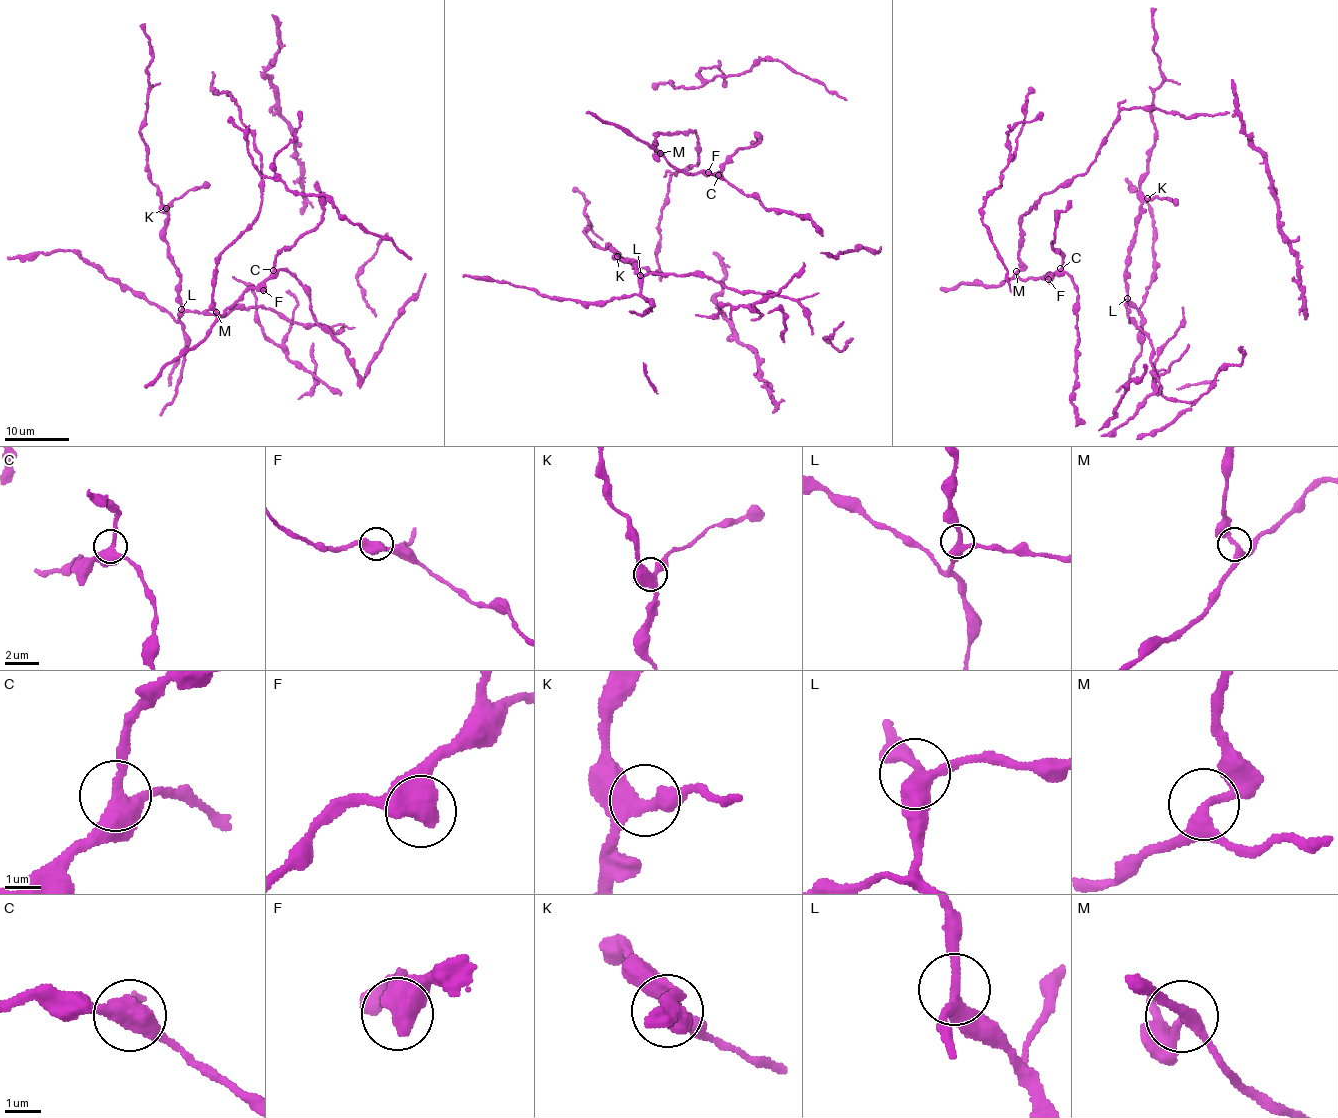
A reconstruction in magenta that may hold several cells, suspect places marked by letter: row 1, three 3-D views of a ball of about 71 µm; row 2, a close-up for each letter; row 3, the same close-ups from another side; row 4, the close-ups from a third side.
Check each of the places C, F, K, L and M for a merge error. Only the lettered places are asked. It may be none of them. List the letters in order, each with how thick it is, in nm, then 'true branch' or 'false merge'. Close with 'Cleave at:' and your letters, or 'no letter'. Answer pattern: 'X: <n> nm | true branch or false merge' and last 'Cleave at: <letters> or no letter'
C: 440 nm | true branch
F: 550 nm | true branch
K: 360 nm | true branch
L: 320 nm | true branch
M: 260 nm | true branch
Cleave at: no letter

